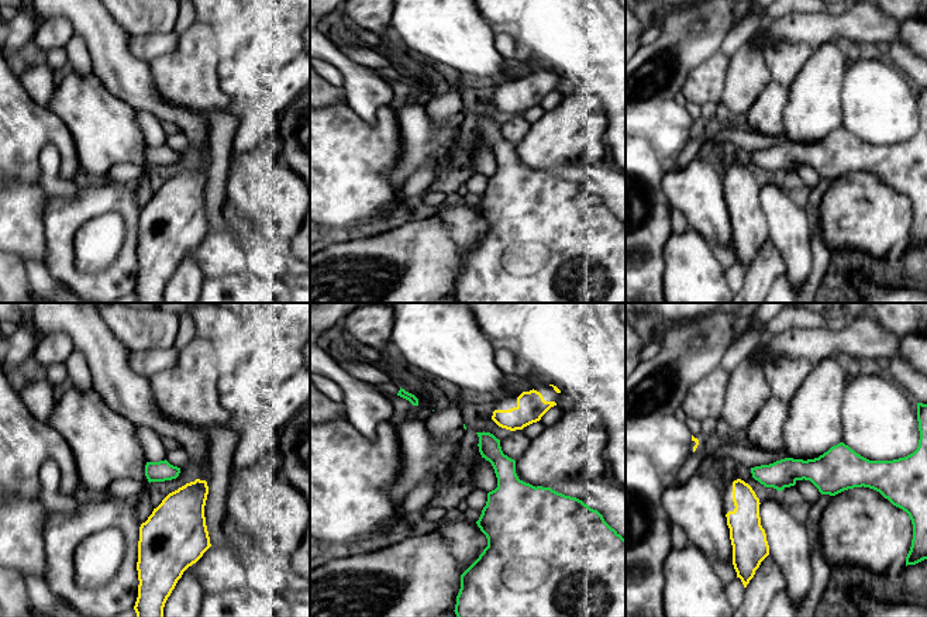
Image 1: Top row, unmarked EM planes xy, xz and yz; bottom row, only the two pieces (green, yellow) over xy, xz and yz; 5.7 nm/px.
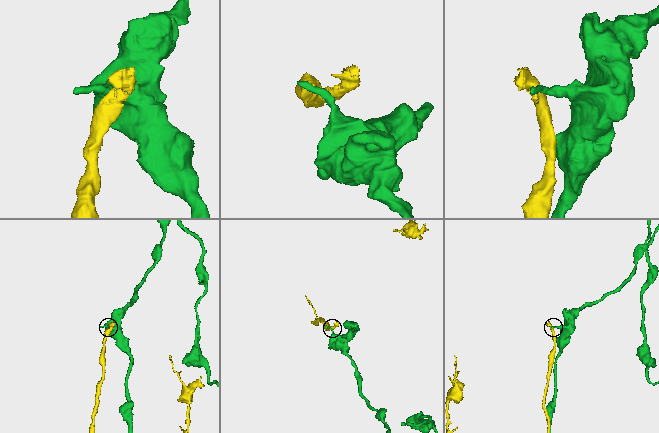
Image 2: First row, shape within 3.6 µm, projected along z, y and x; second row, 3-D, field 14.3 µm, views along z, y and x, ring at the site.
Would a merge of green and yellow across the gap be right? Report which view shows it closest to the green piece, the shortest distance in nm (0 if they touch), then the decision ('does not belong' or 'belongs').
view yz; gap 50 nm; does not belong

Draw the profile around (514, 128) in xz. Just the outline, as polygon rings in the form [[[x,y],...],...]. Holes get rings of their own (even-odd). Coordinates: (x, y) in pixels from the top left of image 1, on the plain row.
[[[516,114],[500,124],[500,131],[504,139],[516,145],[527,135],[530,125],[521,114]]]

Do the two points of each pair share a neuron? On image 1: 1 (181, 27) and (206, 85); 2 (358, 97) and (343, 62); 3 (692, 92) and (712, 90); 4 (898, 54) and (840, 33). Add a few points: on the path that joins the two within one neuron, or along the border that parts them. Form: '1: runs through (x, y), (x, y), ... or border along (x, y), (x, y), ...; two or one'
1: border along (212, 26), (203, 21), (193, 21), (179, 35); two
2: runs through (358, 89), (358, 79), (351, 71); one
3: runs through (696, 90), (707, 90); one
4: runs through (888, 38), (882, 33), (855, 33); one

